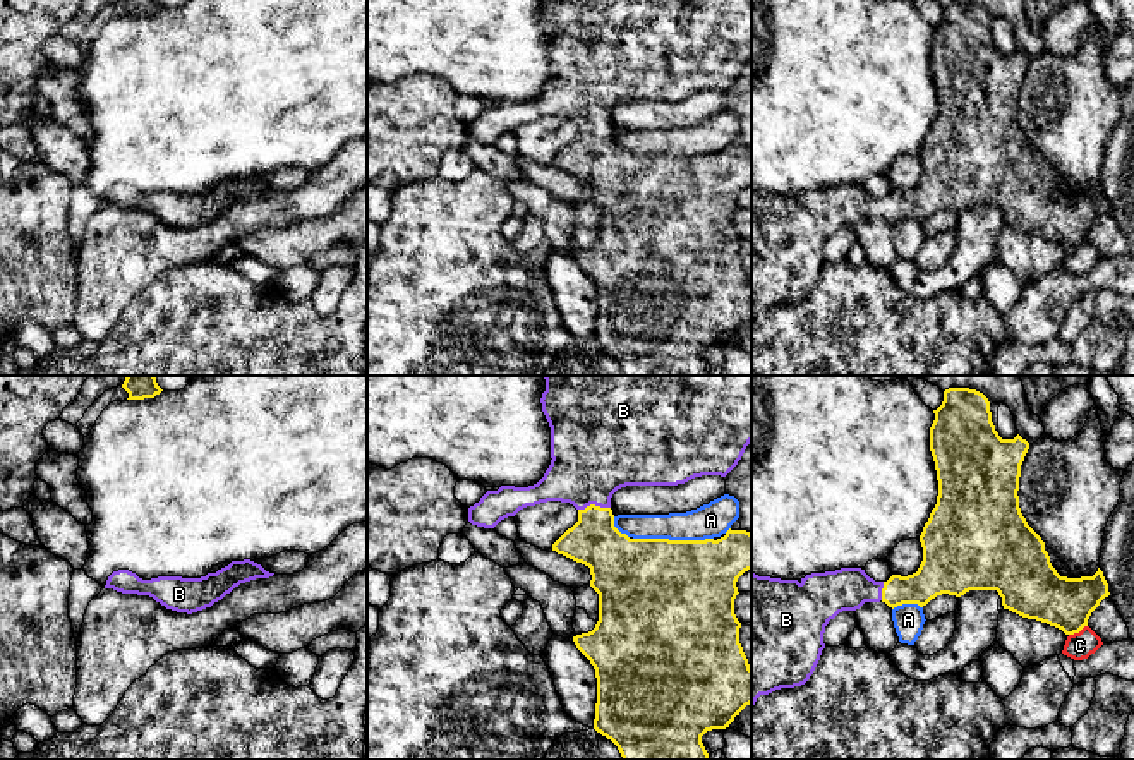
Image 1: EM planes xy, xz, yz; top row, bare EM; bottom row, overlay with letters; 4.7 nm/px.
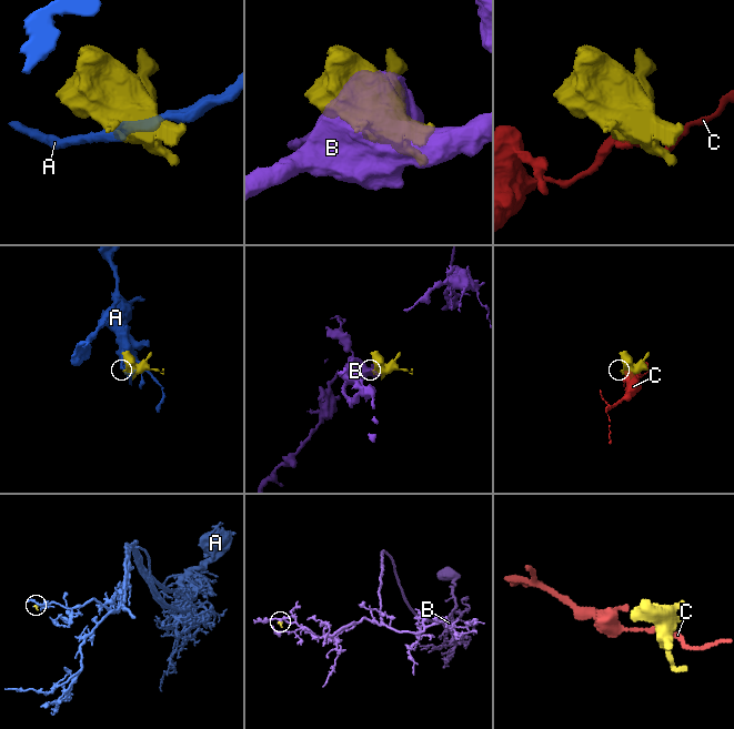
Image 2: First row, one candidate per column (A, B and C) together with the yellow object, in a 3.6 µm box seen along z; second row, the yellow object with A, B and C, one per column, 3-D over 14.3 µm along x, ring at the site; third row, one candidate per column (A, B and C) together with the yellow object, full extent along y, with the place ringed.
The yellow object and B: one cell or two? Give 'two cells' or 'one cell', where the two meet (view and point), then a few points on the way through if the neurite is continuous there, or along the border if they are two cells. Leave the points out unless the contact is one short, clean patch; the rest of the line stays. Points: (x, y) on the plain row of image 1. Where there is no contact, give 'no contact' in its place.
one cell | xz (594, 120) | across xz (594, 156), (594, 120), (596, 67)

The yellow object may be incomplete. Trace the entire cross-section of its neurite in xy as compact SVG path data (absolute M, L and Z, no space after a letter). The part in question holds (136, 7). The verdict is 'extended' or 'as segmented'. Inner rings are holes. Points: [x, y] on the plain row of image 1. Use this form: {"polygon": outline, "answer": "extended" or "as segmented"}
{"polygon": "M122 0L122 3L129 9L127 15L154 14L163 7L158 0Z", "answer": "as segmented"}

